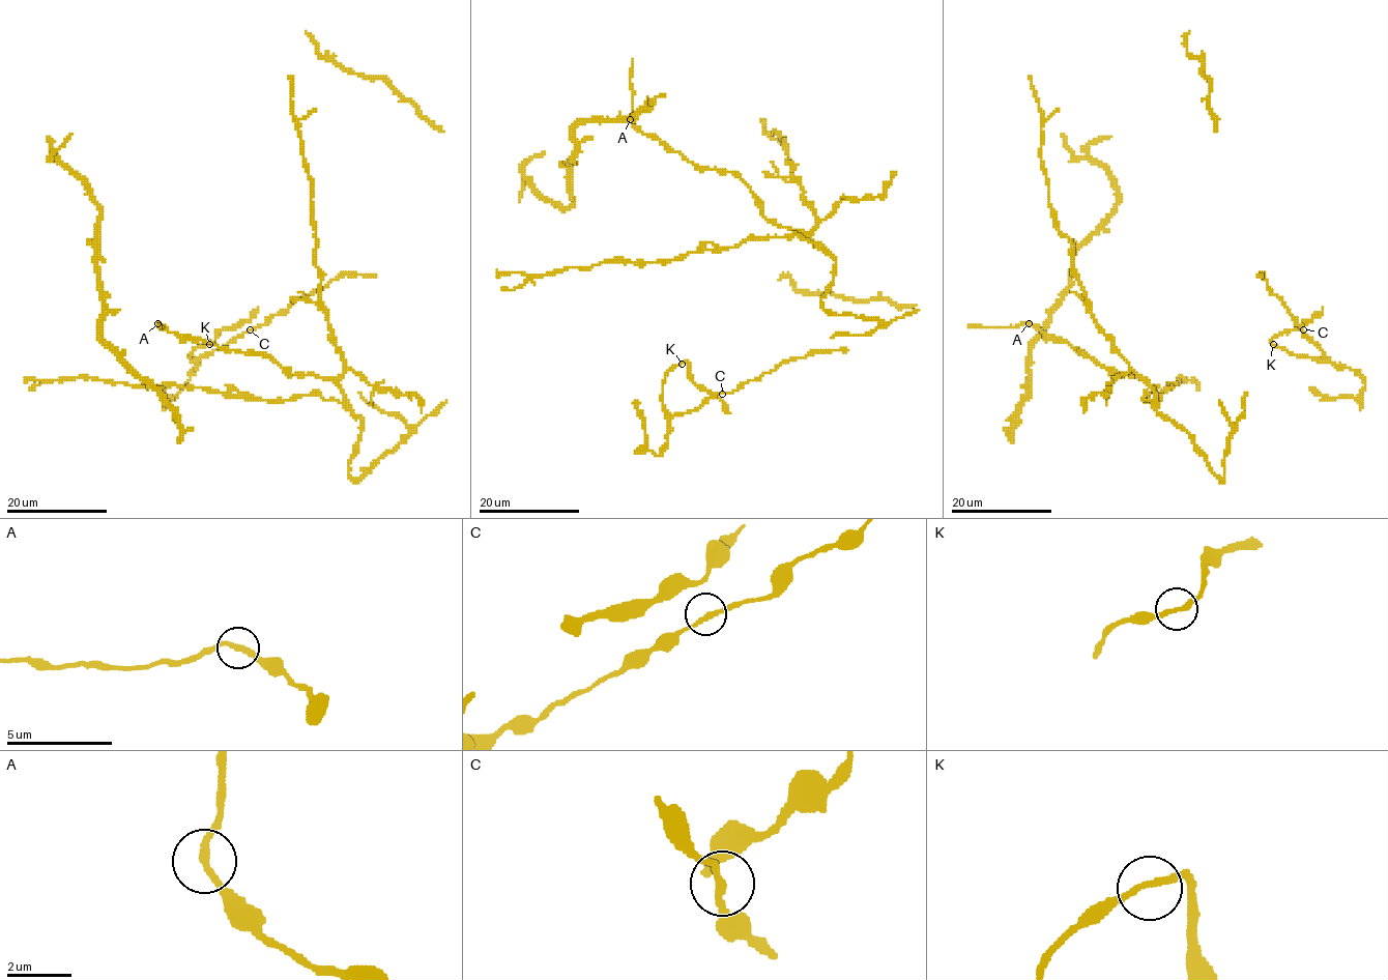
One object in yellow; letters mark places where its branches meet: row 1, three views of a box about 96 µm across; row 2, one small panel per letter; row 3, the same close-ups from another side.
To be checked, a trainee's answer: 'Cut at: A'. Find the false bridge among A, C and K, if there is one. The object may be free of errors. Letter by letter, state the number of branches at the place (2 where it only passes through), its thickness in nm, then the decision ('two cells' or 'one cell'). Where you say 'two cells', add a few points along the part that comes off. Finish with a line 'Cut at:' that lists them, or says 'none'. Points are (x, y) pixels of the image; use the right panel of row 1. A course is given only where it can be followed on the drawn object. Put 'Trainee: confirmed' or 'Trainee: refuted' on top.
Trainee: confirmed
A: 2 | 220 nm | two cells | (1028, 323), (1007, 327), (967, 325)
C: 2 | 240 nm | one cell
K: 2 | 200 nm | one cell
Cut at: A

